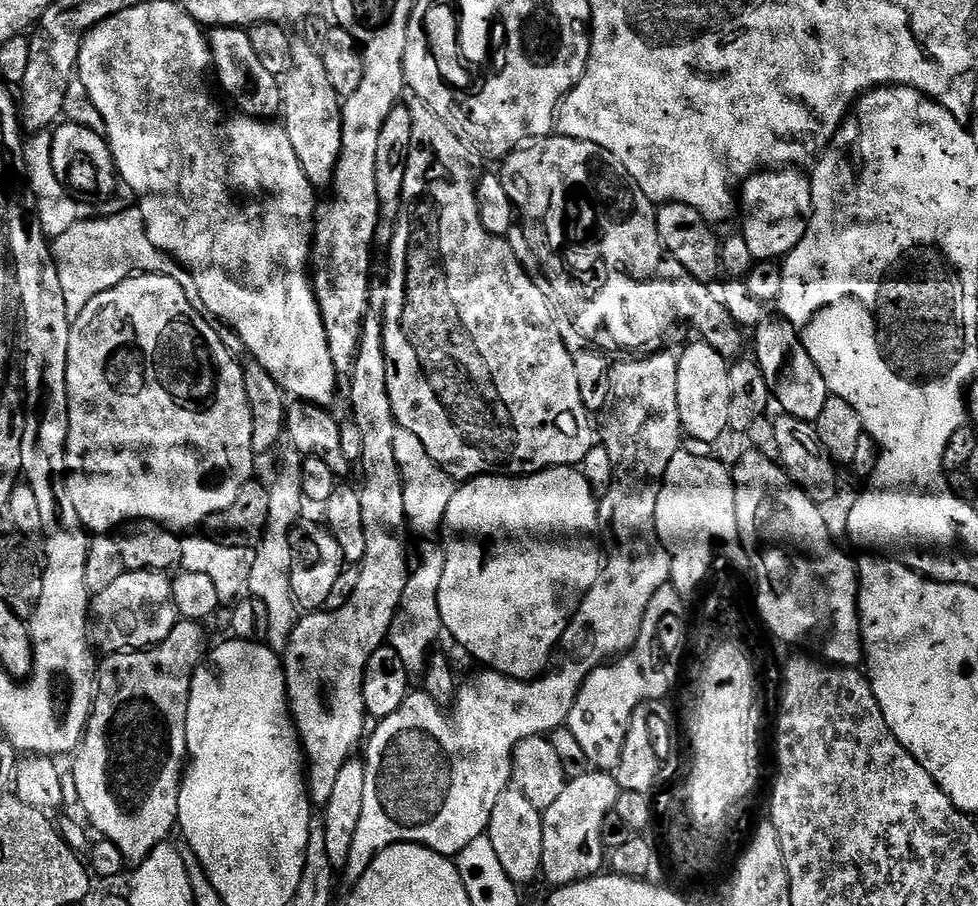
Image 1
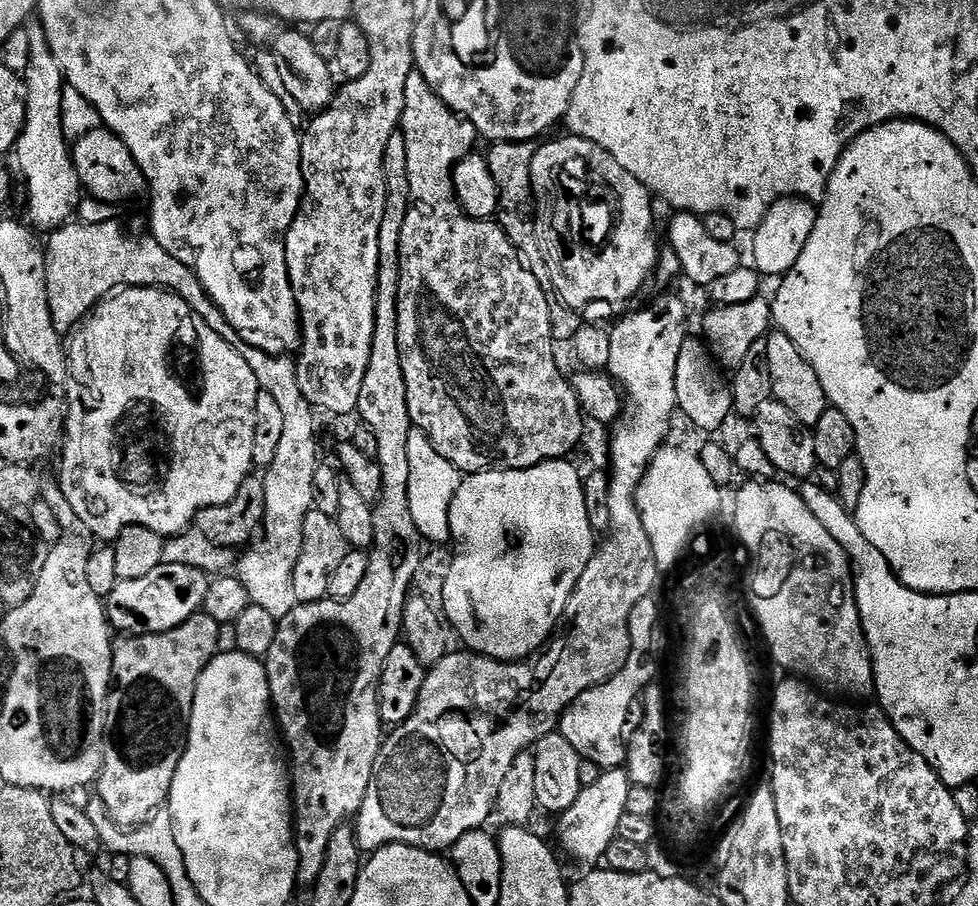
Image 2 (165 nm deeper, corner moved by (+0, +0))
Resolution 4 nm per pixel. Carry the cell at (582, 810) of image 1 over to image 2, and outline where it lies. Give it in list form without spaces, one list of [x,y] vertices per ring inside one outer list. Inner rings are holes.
[[[609,768],[602,772],[598,782],[594,782],[594,786],[581,788],[578,798],[574,798],[574,806],[570,806],[570,810],[559,813],[560,825],[557,826],[556,832],[560,835],[560,844],[574,859],[588,864],[584,866],[595,865],[592,864],[595,860],[603,861],[606,846],[610,846],[610,842],[614,842],[614,838],[618,836],[618,822],[621,820],[622,814],[626,812],[626,798],[630,795],[632,786],[633,782],[624,768]]]

